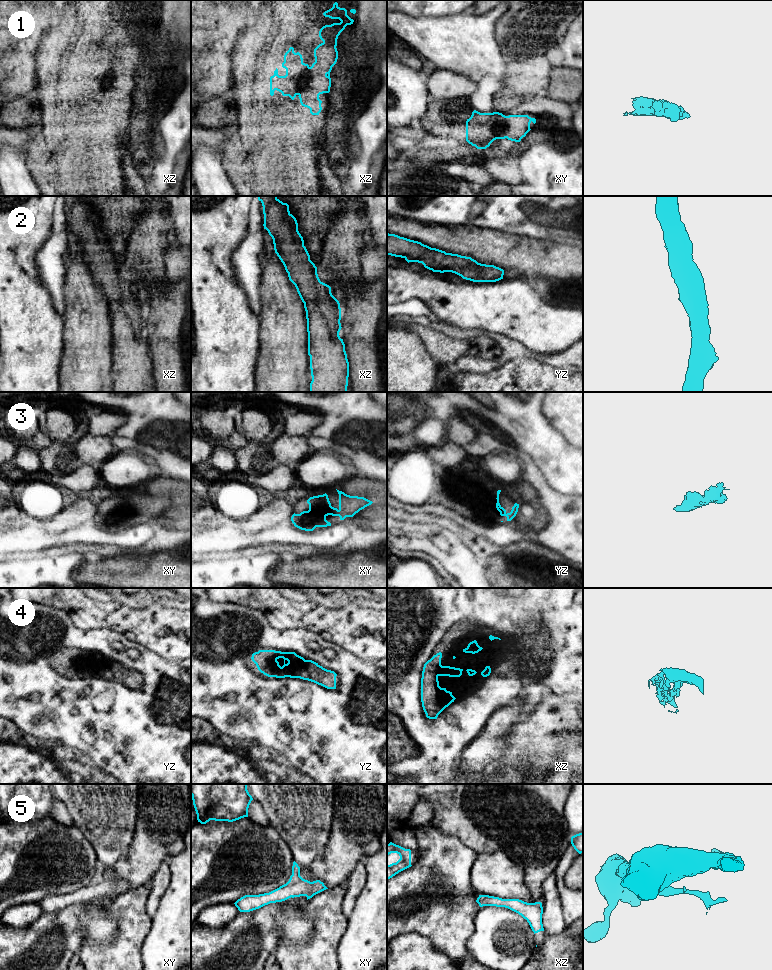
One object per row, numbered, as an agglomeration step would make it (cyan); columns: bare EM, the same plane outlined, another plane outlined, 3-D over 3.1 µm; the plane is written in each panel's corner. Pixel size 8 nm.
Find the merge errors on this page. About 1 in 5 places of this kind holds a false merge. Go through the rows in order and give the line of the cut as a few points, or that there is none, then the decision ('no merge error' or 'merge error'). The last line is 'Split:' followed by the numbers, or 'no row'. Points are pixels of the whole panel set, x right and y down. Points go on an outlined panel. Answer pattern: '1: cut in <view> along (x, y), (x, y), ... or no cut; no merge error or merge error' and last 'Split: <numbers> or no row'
1: no cut; no merge error
2: no cut; no merge error
3: no cut; no merge error
4: no cut; no merge error
5: no cut; no merge error
Split: no row

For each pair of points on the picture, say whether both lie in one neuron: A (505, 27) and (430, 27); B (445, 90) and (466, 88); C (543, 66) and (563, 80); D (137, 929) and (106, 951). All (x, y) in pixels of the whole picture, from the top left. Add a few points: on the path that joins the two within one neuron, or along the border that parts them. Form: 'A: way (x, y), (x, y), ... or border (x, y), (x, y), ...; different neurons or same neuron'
A: border (507, 10), (495, 27), (500, 50); different neurons
B: way (450, 88), (461, 88); same neuron
C: border (553, 68), (547, 85); different neurons
D: way (129, 937), (114, 951); same neuron

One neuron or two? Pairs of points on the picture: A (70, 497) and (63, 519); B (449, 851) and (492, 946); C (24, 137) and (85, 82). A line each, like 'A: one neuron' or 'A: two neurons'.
A: two neurons
B: two neurons
C: two neurons

